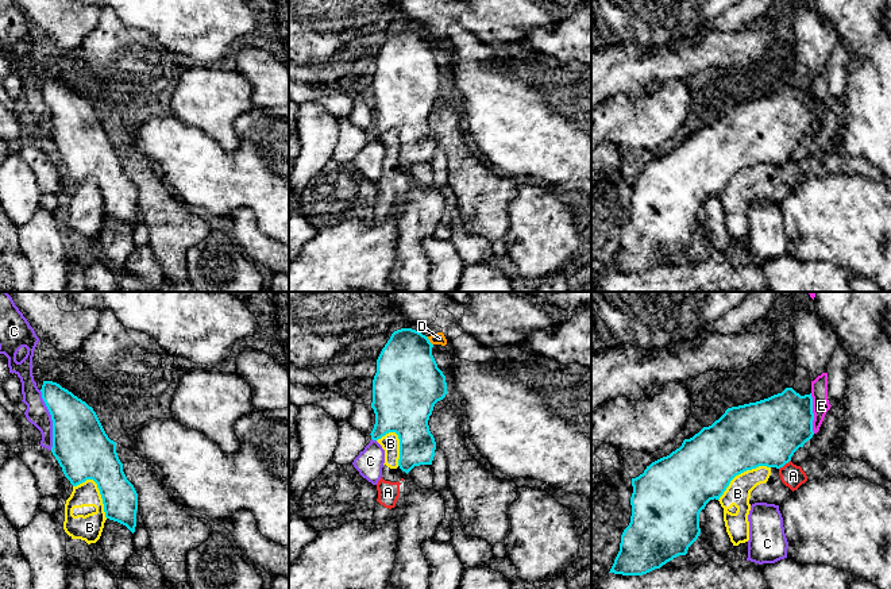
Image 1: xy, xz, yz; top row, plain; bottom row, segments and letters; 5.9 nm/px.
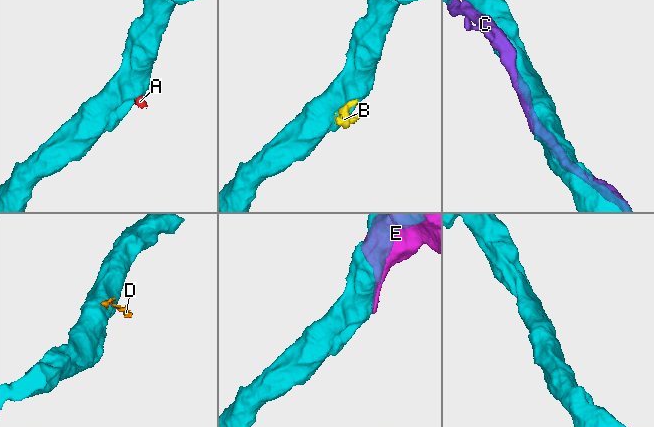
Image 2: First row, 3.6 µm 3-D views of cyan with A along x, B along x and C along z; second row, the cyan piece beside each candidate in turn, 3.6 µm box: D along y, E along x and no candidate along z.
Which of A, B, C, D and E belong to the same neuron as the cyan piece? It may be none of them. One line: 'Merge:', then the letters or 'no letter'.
Merge: no letter

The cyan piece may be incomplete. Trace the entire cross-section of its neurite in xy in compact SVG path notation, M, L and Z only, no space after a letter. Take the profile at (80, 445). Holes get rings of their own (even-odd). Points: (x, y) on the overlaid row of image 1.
M43 381L42 399L53 420L51 453L73 486L93 480L100 490L105 517L126 526L132 534L136 527L138 493L123 471L116 442L105 434L96 412L85 401L53 381Z

